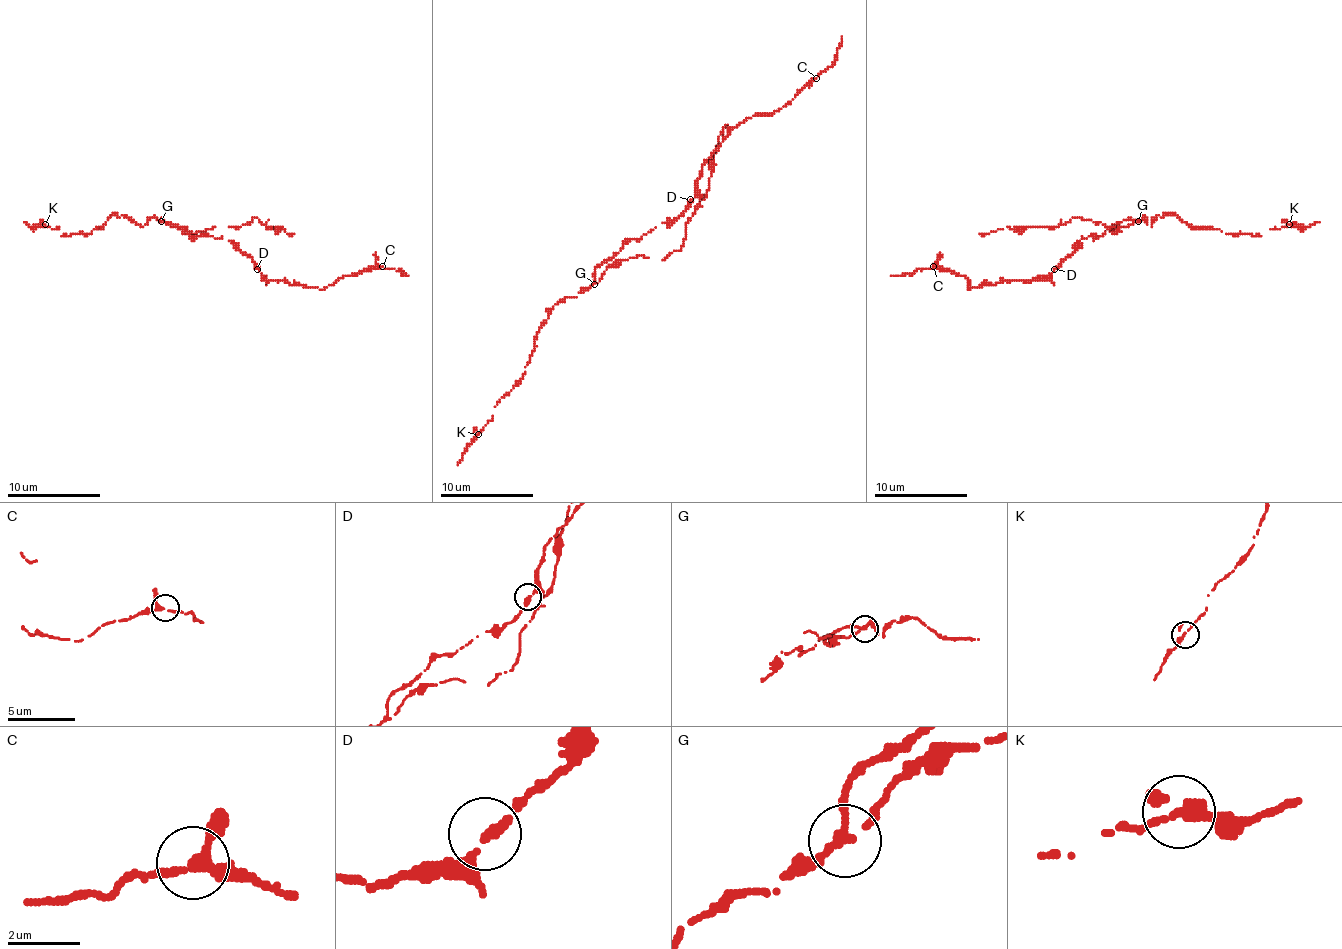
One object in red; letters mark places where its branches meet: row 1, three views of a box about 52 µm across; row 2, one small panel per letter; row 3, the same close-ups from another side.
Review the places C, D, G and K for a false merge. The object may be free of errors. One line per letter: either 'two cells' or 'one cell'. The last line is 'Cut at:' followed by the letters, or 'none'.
C: one cell
D: one cell
G: two cells
K: one cell
Cut at: G

